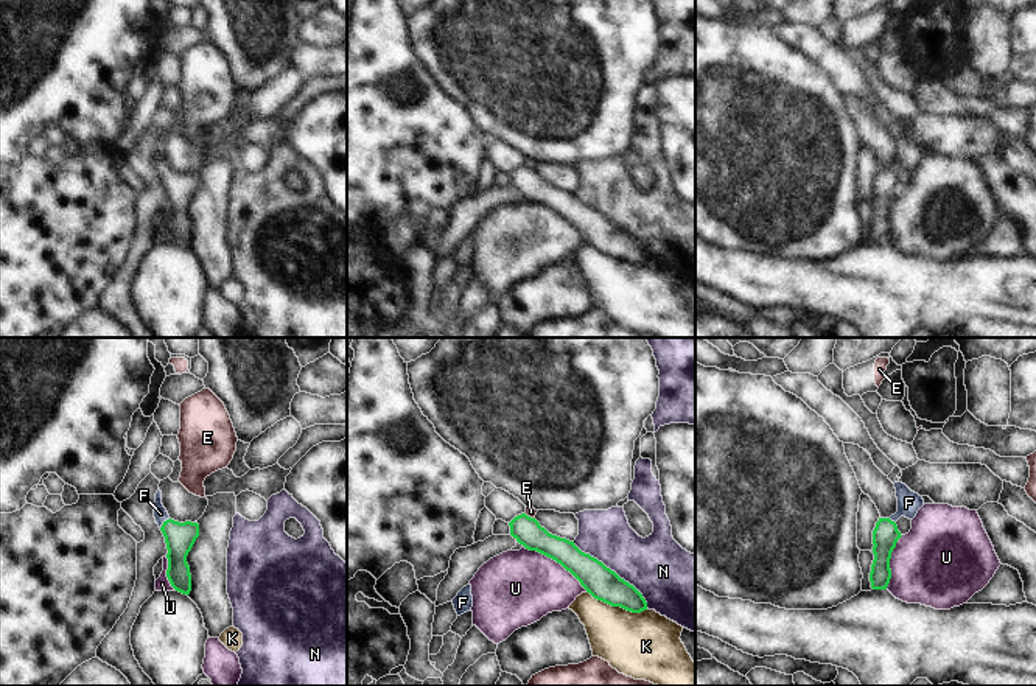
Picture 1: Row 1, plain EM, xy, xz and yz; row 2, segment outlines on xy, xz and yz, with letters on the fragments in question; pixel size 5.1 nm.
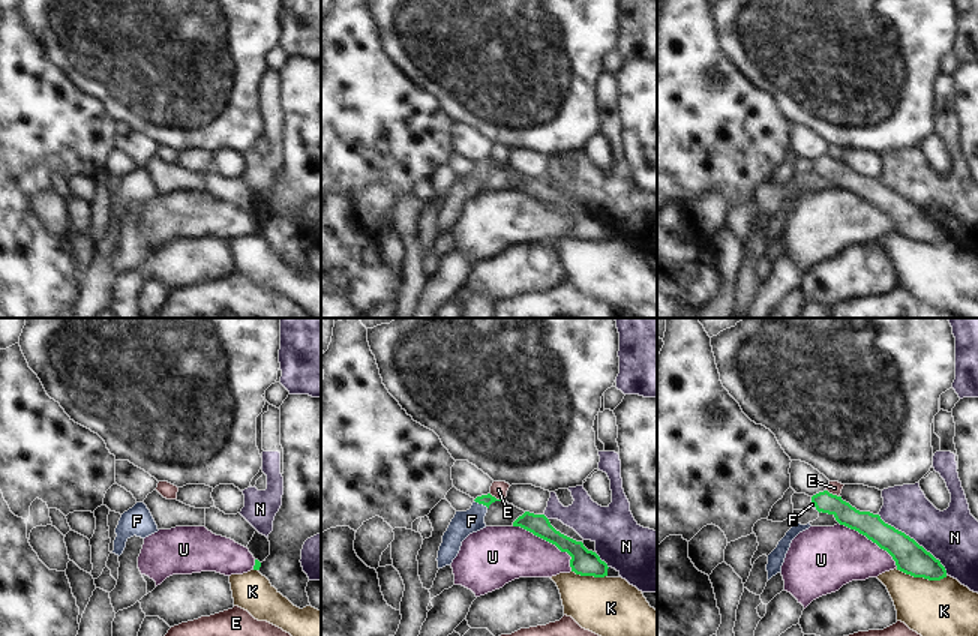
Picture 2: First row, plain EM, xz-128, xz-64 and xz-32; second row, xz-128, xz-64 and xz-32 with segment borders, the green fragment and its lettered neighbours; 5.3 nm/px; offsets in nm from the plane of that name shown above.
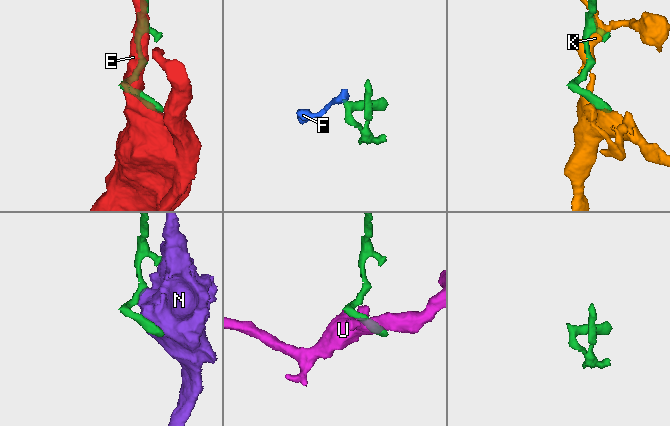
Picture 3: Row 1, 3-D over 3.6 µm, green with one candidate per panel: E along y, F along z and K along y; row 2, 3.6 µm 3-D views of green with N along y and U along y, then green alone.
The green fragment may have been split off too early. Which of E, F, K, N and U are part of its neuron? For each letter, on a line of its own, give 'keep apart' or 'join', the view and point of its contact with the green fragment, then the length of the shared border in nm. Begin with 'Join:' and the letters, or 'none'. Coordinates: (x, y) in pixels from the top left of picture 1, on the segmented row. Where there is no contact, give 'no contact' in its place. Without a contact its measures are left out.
Join: F
E: keep apart | xz (529, 517) | 70 nm
F: join | xy (164, 523) | 80 nm
K: keep apart | xz (616, 605) | 340 nm
N: keep apart | xz (613, 571) | 500 nm
U: keep apart | xz (556, 560) | 400 nm

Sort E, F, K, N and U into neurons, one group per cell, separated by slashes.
E / F / K / N / U

